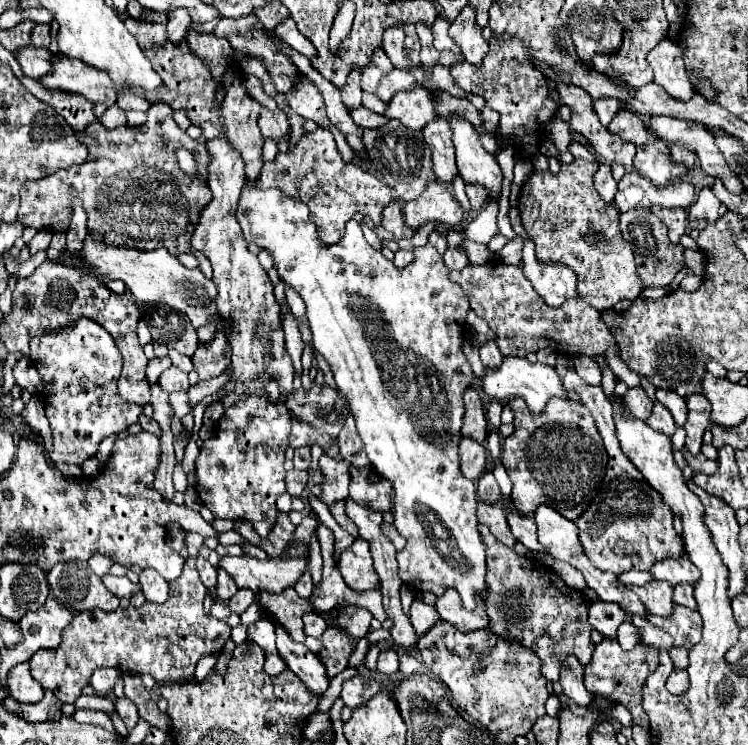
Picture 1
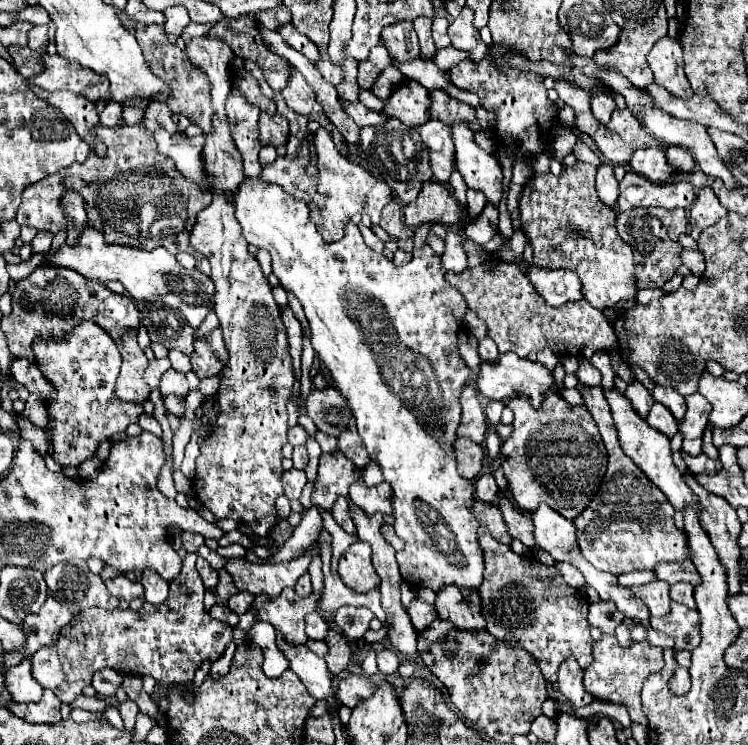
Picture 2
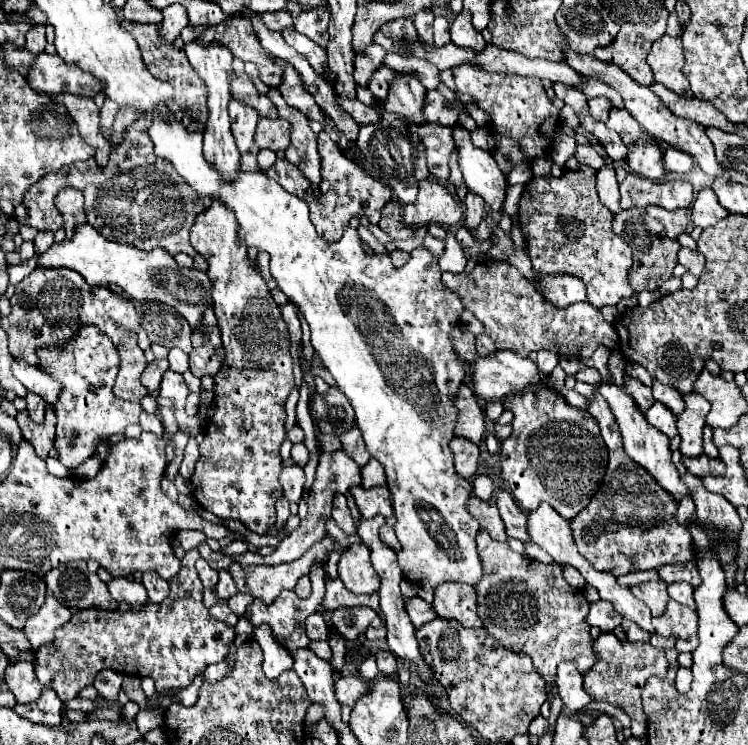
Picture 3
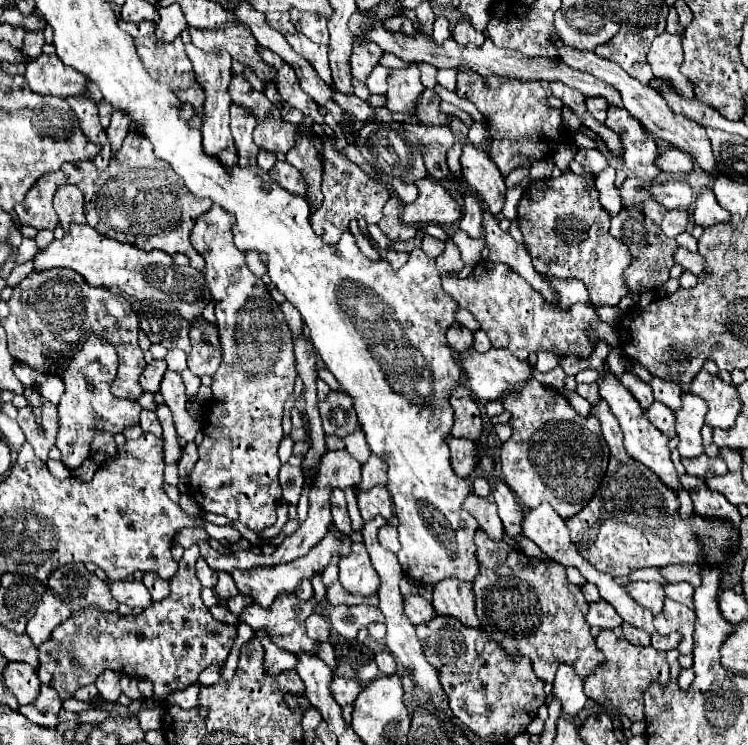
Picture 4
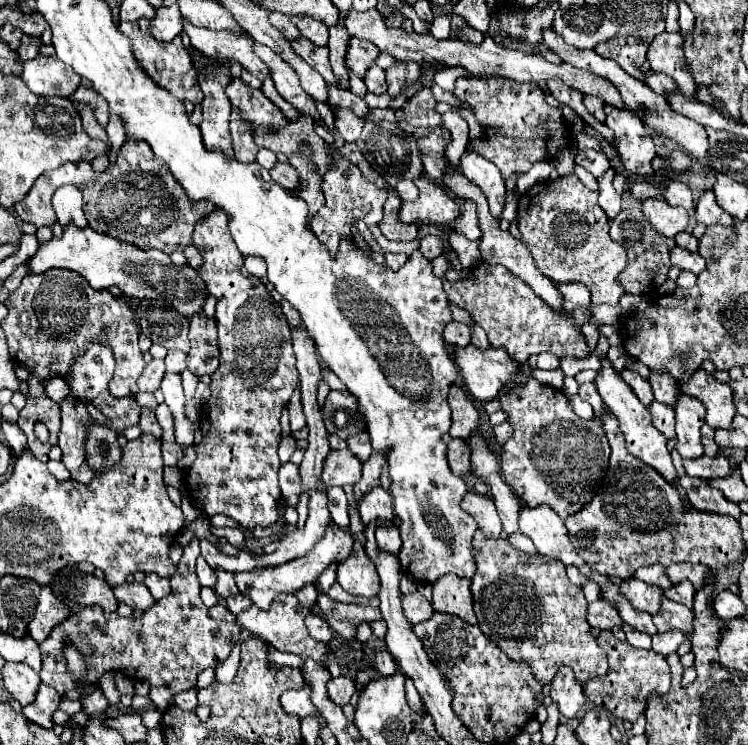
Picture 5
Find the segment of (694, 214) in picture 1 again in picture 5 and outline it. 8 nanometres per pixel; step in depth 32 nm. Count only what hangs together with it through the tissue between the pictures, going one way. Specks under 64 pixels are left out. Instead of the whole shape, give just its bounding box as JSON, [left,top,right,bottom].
[694,190,732,226]

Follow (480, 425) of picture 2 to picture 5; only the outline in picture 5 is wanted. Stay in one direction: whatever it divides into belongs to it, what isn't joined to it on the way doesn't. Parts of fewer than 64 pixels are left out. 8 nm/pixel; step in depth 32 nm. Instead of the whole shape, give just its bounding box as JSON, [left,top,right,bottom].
[448,386,480,438]

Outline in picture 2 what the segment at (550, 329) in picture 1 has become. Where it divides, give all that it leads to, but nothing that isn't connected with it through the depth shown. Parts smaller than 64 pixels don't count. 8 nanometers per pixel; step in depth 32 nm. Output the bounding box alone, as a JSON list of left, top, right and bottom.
[446,258,618,358]

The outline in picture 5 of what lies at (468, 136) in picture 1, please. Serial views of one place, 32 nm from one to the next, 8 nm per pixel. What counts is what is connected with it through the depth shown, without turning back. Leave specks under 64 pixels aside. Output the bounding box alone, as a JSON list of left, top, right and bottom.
[460,148,506,218]

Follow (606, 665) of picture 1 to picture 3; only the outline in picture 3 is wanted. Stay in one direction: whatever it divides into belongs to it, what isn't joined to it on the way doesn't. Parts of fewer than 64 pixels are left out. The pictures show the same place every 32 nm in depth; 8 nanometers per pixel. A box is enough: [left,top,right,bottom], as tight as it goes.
[584,632,668,722]

